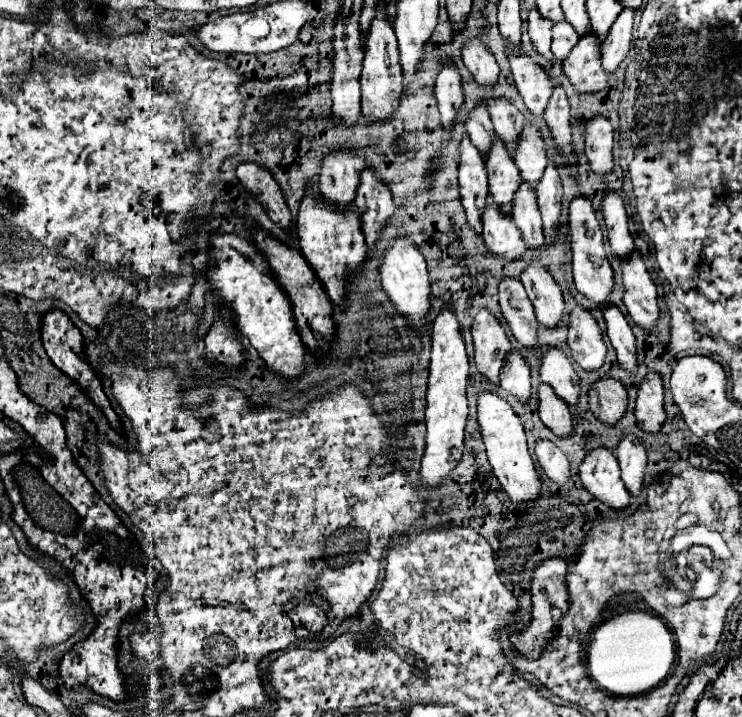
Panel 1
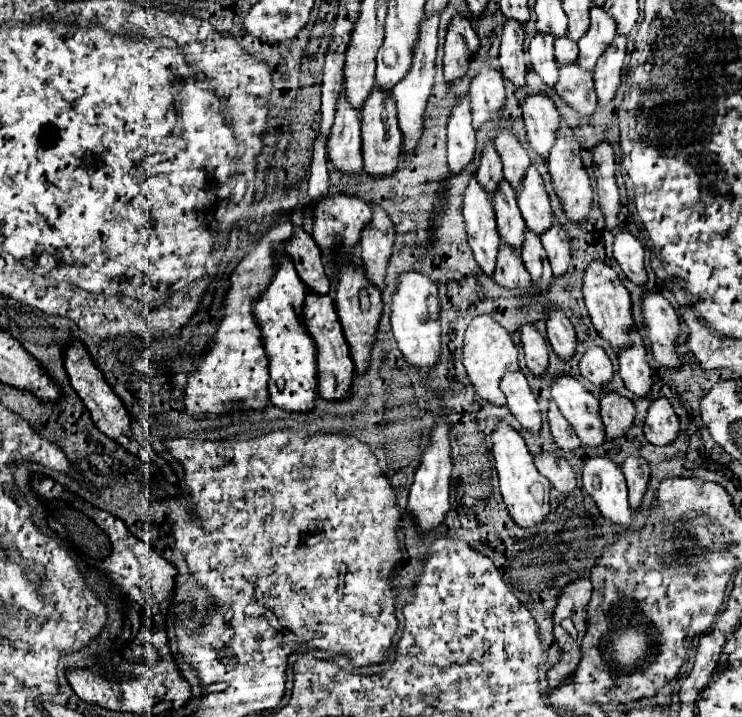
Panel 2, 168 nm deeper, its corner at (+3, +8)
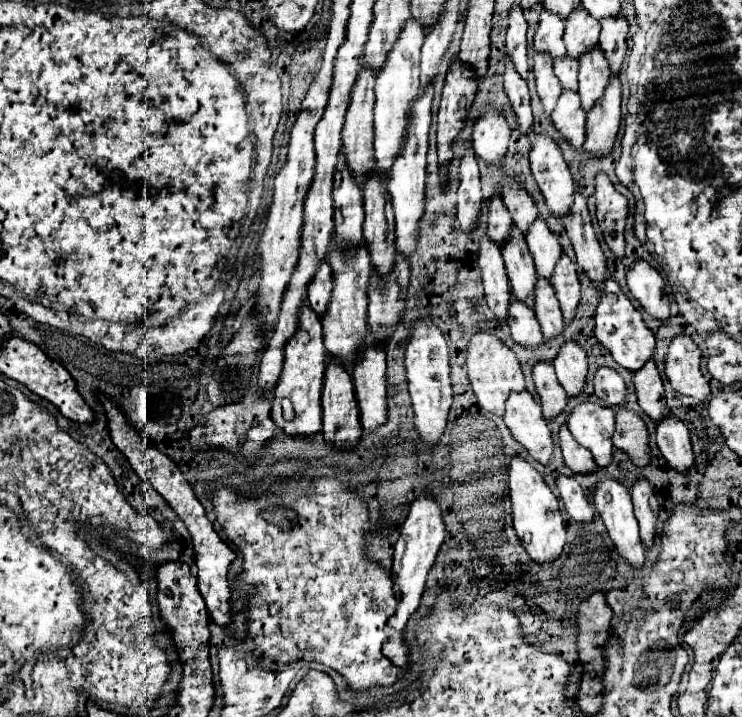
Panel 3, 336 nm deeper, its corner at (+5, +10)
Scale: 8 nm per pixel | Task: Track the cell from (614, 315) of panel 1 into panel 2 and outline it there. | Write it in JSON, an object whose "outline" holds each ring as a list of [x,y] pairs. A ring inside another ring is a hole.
{"outline":[[[631,330],[627,332],[629,340],[631,340],[631,346],[629,348],[621,348],[619,350],[619,374],[625,382],[625,386],[637,394],[637,396],[645,396],[651,388],[651,368],[647,364],[647,358],[645,358],[645,346],[643,346],[643,340],[639,336],[639,332]]]}

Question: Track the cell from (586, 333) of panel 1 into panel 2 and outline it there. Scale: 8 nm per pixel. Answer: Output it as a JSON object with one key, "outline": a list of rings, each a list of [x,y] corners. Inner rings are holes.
{"outline":[[[585,340],[585,352],[579,360],[579,372],[595,386],[603,386],[613,378],[613,366],[609,356],[601,346],[591,340]]]}

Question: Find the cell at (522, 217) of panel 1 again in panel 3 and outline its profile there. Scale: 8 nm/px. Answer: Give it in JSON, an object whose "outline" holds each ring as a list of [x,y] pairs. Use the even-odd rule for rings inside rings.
{"outline":[[[537,278],[537,286],[535,286],[535,316],[537,316],[539,324],[541,324],[543,336],[547,340],[557,338],[565,328],[563,318],[561,318],[559,302],[555,298],[555,290],[551,288],[549,280],[545,280],[545,278]]]}

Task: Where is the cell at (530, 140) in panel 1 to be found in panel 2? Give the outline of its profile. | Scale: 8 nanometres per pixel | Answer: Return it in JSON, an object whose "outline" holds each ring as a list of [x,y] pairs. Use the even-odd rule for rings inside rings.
{"outline":[[[531,164],[529,172],[525,172],[525,180],[521,180],[521,188],[517,188],[517,204],[523,214],[529,230],[535,234],[545,232],[553,222],[553,212],[549,206],[549,196],[545,192],[543,176]]]}

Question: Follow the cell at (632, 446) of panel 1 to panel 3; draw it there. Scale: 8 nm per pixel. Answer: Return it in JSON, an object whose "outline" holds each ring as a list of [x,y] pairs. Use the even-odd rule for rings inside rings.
{"outline":[[[637,480],[631,488],[635,516],[641,528],[641,542],[645,548],[651,548],[657,536],[657,518],[659,518],[659,500],[647,480]]]}

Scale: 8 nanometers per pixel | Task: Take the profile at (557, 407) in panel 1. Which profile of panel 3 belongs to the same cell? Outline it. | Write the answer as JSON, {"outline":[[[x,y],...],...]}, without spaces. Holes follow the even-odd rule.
{"outline":[[[565,424],[561,426],[561,432],[559,432],[559,444],[561,444],[561,450],[563,450],[565,464],[573,474],[589,474],[589,472],[597,470],[597,464],[591,458],[589,450],[585,450],[583,446],[579,446],[575,442],[575,438],[571,436],[571,432],[567,430]]]}

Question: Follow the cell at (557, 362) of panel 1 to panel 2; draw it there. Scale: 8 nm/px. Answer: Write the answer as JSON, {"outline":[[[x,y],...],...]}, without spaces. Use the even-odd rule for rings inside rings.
{"outline":[[[559,372],[551,384],[551,398],[569,420],[579,440],[587,446],[599,446],[605,440],[605,428],[599,416],[599,398],[595,398],[577,378]]]}

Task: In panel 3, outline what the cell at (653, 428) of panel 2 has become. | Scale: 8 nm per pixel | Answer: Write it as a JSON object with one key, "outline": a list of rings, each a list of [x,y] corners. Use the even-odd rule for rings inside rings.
{"outline":[[[669,416],[657,424],[657,446],[671,468],[687,472],[691,466],[695,466],[691,436],[679,418]]]}

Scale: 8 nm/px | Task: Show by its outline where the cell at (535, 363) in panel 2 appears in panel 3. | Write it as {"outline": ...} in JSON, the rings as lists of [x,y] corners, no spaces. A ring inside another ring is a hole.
{"outline":[[[539,362],[533,368],[533,380],[537,386],[537,392],[541,396],[541,408],[543,408],[543,416],[547,422],[551,422],[553,418],[557,418],[559,414],[565,412],[567,408],[567,392],[563,390],[563,386],[559,384],[555,370],[549,362]]]}

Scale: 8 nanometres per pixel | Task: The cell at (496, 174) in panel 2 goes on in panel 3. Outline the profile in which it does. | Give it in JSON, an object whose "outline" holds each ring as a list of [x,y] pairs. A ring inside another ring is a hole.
{"outline":[[[495,196],[489,202],[489,224],[487,224],[487,234],[489,234],[491,242],[503,246],[501,242],[511,238],[511,226],[513,226],[513,222],[511,222],[507,208],[503,206],[503,200],[499,196]]]}

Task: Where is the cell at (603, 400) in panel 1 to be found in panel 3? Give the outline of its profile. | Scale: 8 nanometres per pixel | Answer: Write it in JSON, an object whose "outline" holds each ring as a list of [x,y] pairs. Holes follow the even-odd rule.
{"outline":[[[625,406],[617,408],[617,428],[613,434],[613,444],[615,448],[623,450],[631,458],[631,462],[639,468],[651,462],[649,434],[645,422]]]}

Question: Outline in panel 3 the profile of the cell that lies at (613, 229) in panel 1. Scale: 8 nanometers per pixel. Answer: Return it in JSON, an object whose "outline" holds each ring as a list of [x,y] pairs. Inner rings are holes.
{"outline":[[[637,260],[627,272],[627,284],[645,312],[661,322],[669,322],[669,296],[665,292],[665,282],[657,270],[653,270],[647,262]]]}

